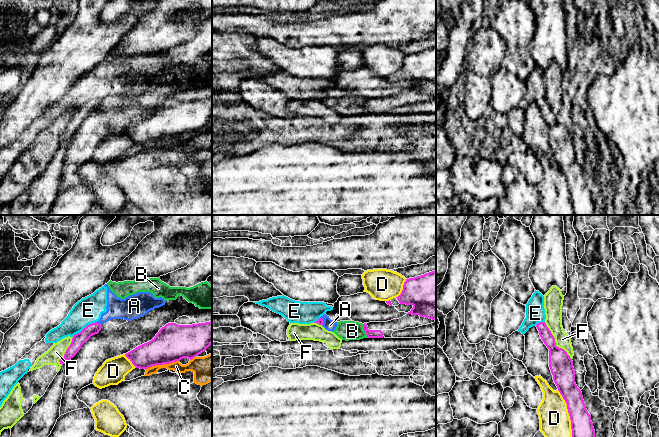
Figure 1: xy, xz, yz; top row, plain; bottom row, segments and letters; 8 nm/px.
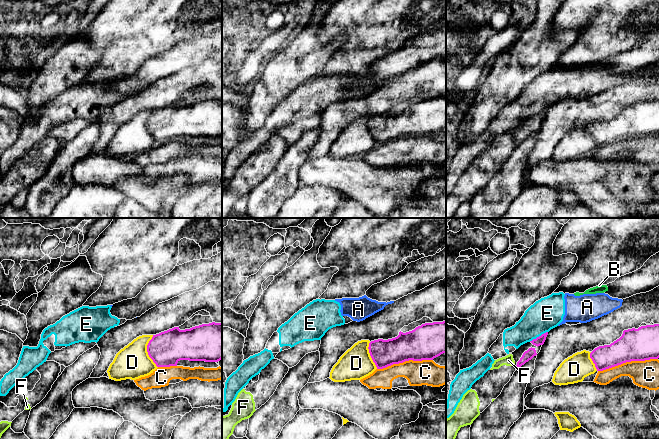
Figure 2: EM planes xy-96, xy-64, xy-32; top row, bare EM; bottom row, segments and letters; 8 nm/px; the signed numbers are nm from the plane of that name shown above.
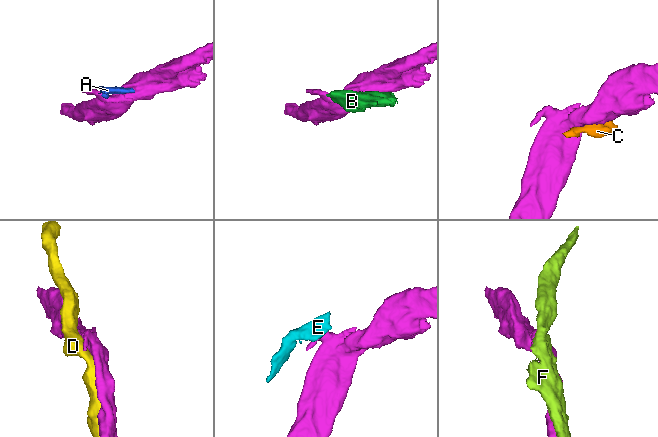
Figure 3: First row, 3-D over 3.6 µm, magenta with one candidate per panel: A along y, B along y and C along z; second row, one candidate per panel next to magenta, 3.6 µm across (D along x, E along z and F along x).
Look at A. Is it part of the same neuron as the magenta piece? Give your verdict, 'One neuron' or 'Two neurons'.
Two neurons

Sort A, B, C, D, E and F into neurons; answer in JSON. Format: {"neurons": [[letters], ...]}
{"neurons": [["A", "B", "E"], ["C"], ["D"], ["F"]]}

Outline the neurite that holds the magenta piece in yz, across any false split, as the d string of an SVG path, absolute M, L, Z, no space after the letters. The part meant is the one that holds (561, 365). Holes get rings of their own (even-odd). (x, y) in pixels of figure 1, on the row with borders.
M545 322L538 323L536 327L549 349L549 367L558 391L567 404L572 437L595 437L591 415L586 409L582 392L575 383L572 359L564 349L556 346L555 338Z

